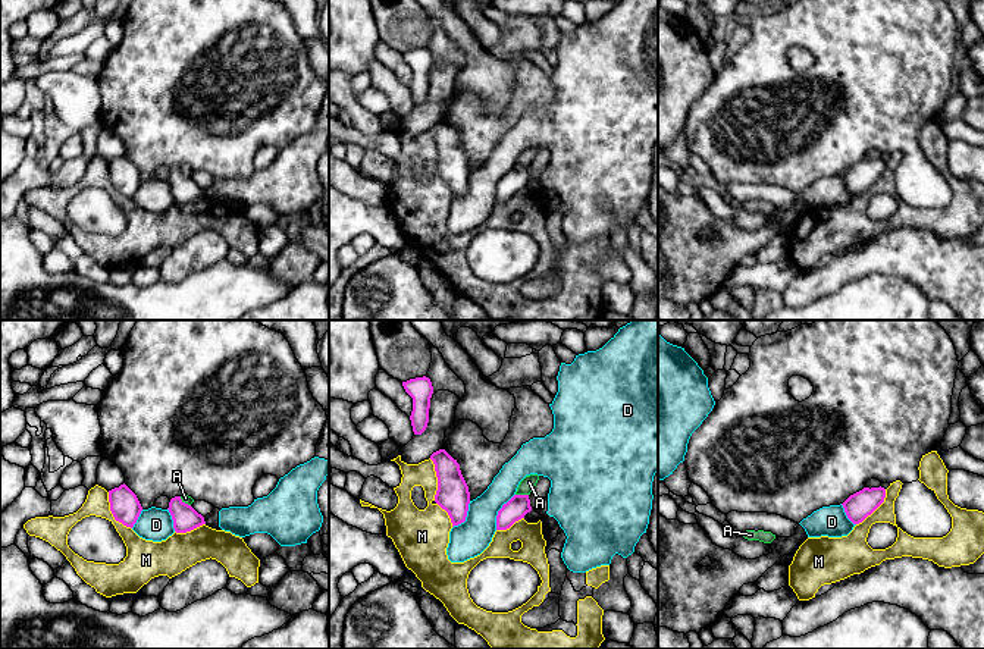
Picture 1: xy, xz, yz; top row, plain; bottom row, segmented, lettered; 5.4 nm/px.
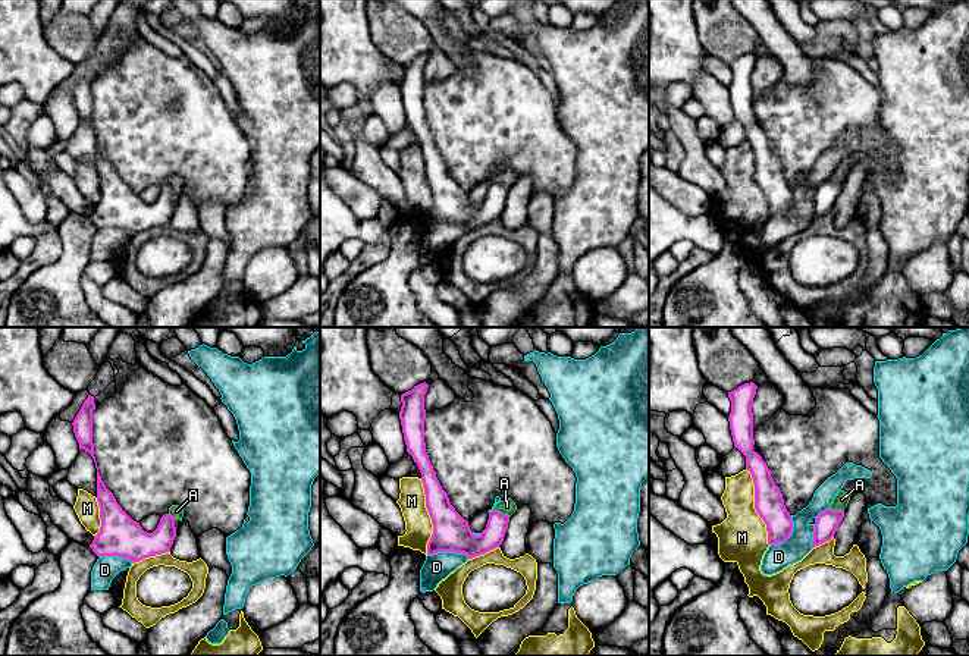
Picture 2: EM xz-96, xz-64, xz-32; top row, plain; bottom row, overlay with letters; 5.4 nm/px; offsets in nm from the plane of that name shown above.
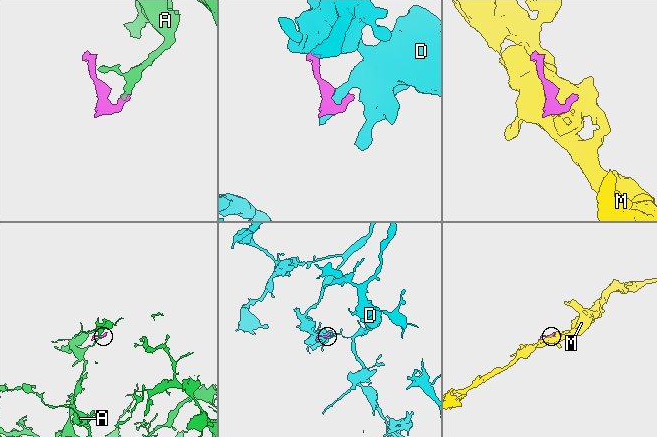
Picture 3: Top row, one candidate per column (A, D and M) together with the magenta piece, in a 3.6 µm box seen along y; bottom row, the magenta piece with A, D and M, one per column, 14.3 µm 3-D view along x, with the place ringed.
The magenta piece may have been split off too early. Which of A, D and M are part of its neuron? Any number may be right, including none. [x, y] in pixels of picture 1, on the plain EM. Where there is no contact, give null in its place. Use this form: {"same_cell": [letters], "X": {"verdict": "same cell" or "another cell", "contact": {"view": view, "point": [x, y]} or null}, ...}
{"same_cell": [], "A": {"verdict": "another cell", "contact": {"view": "xz", "point": [522, 166]}}, "D": {"verdict": "another cell", "contact": {"view": "xz", "point": [498, 182]}}, "M": {"verdict": "another cell", "contact": {"view": "xy", "point": [112, 184]}}}

